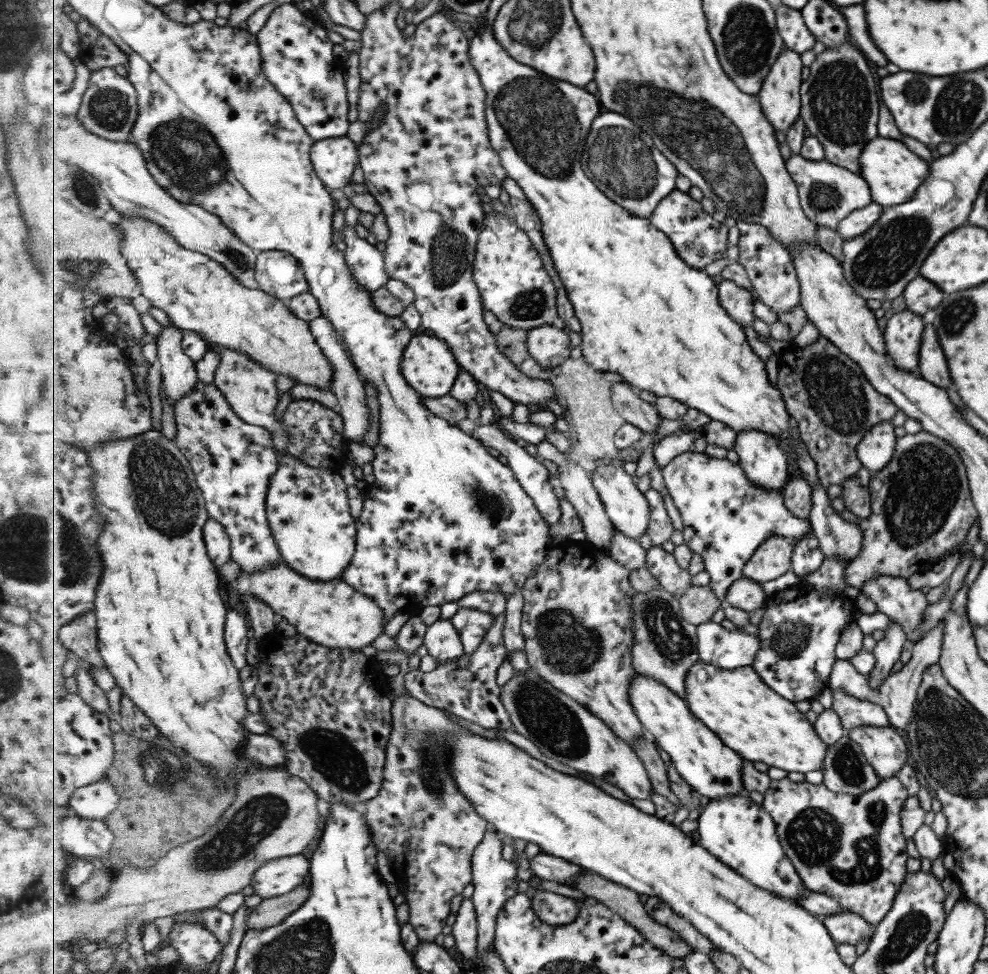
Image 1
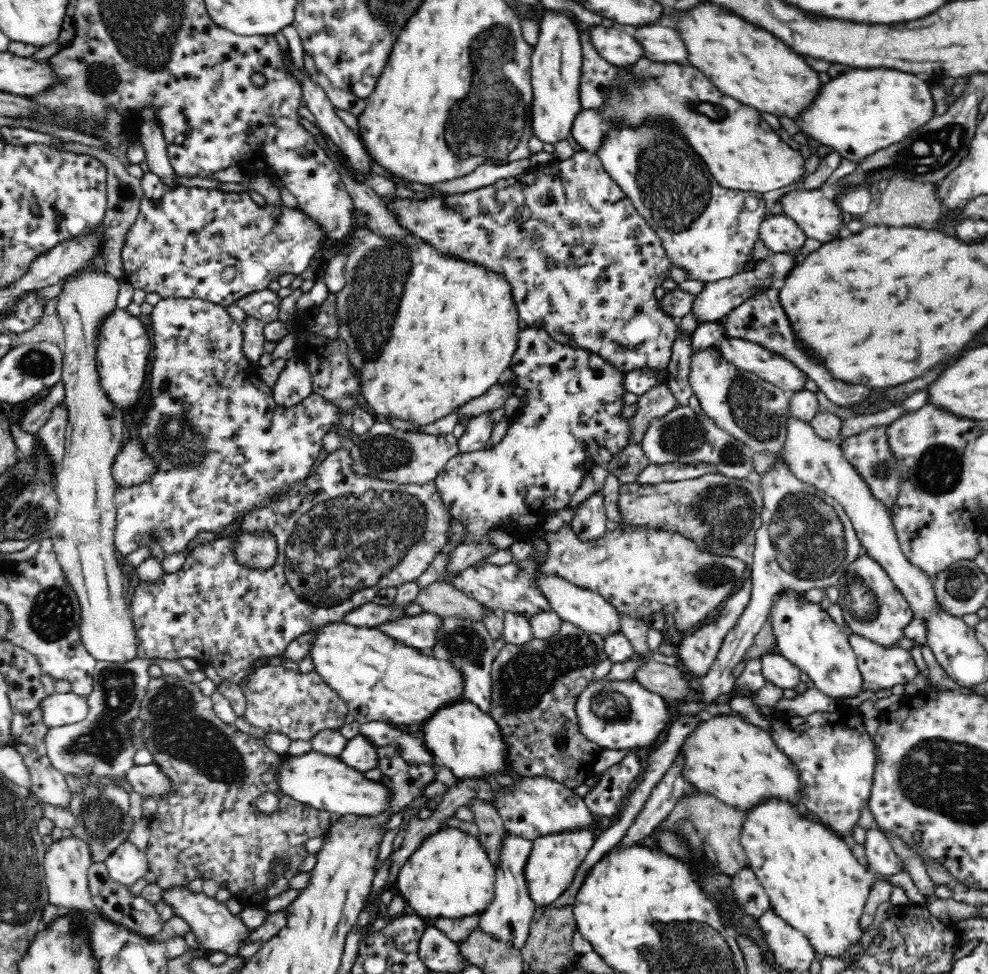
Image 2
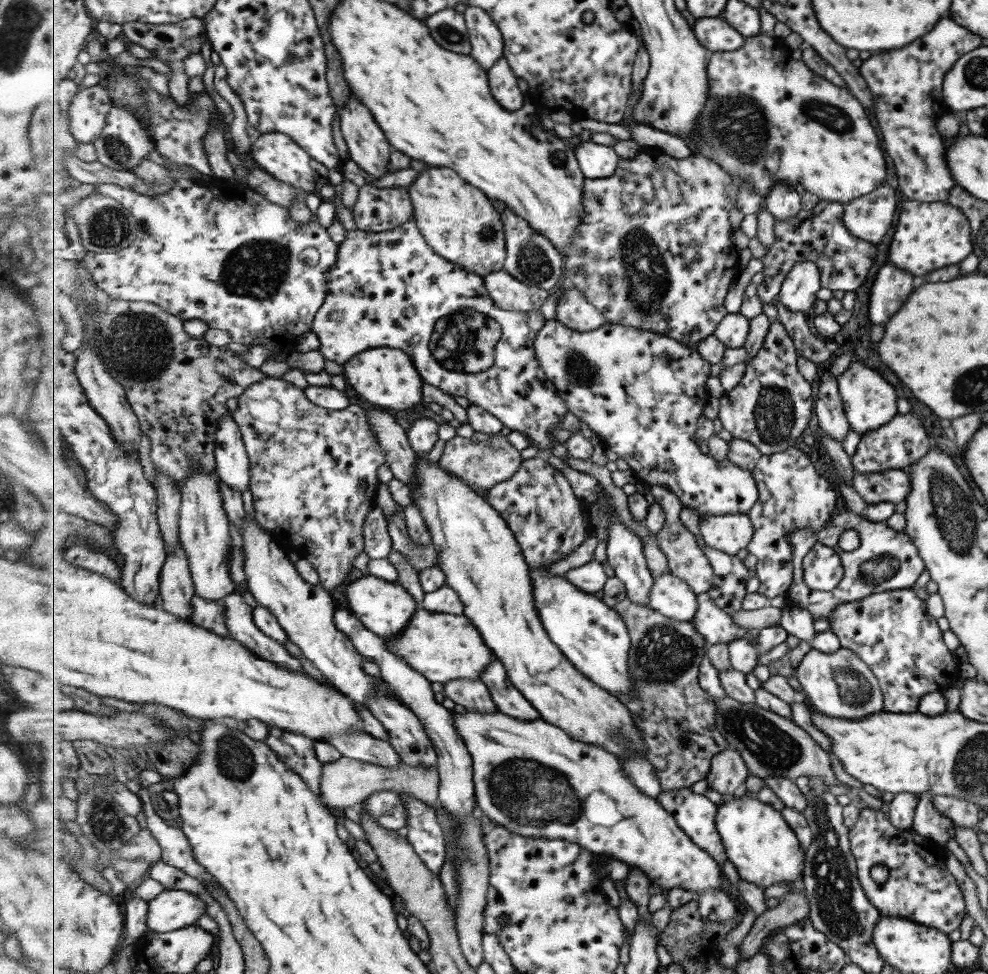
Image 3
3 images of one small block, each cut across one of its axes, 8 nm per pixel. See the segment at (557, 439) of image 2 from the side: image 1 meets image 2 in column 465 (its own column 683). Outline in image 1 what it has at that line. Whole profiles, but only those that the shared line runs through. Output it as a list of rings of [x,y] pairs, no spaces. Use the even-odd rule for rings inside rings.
[[[696,450],[681,455],[663,471],[663,478],[683,520],[684,543],[702,557],[705,570],[712,576],[711,588],[725,609],[727,592],[745,577],[746,564],[759,546],[778,536],[803,540],[812,532],[811,521],[799,518],[787,508],[783,491],[767,490],[767,486],[751,482],[739,462],[733,464]]]

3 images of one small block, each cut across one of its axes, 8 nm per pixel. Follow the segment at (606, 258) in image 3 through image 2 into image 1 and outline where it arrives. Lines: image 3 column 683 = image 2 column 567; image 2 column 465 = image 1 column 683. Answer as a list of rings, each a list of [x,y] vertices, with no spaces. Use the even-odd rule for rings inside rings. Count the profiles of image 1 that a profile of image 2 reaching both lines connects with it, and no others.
[[[675,189],[673,193],[669,193],[669,196],[658,204],[650,221],[659,230],[670,235],[678,253],[692,267],[704,270],[707,264],[725,257],[725,250],[729,246],[729,226],[725,222],[717,222],[711,214],[706,214],[701,202],[691,198],[688,192]]]

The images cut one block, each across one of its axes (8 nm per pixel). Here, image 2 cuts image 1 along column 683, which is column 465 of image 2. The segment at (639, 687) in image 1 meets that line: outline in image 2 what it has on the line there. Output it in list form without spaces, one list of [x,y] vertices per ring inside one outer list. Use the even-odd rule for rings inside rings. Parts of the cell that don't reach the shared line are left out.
[[[464,696],[440,706],[418,729],[425,746],[434,756],[434,762],[449,768],[457,778],[488,774],[493,781],[498,773],[510,773],[506,767],[506,745],[500,736],[500,727],[488,713]]]

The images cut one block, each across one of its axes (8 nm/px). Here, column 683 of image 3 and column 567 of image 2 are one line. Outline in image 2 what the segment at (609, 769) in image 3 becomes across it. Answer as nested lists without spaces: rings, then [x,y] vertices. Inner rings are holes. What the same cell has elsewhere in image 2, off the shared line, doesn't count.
[[[593,825],[587,826],[586,829],[545,835],[534,840],[532,852],[526,861],[526,881],[530,896],[538,907],[554,902],[570,887],[576,871],[594,845],[596,832],[592,830]]]

